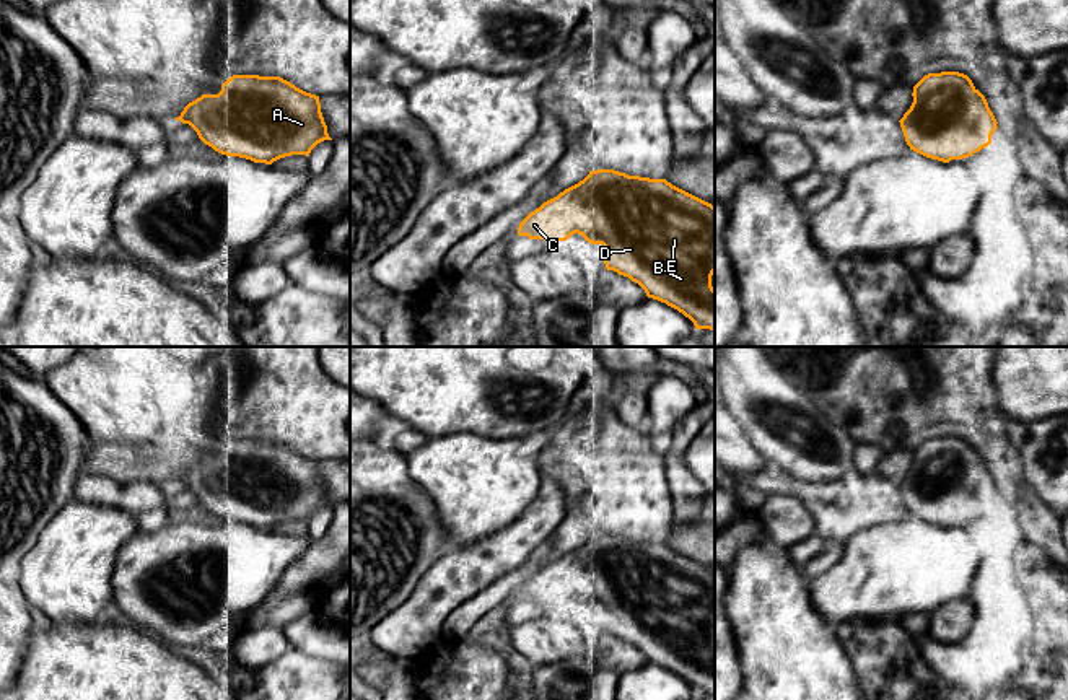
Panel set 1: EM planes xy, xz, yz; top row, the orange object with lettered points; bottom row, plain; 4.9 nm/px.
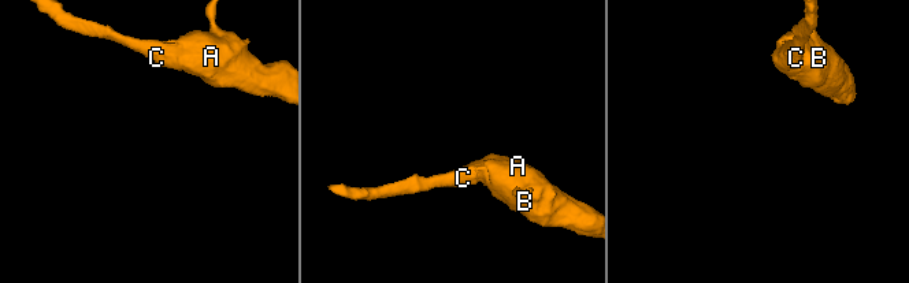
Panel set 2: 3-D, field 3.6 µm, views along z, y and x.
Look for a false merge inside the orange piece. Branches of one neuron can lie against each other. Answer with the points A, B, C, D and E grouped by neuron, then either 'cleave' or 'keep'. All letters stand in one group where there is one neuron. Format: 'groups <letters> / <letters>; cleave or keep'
groups A B C D E; keep

